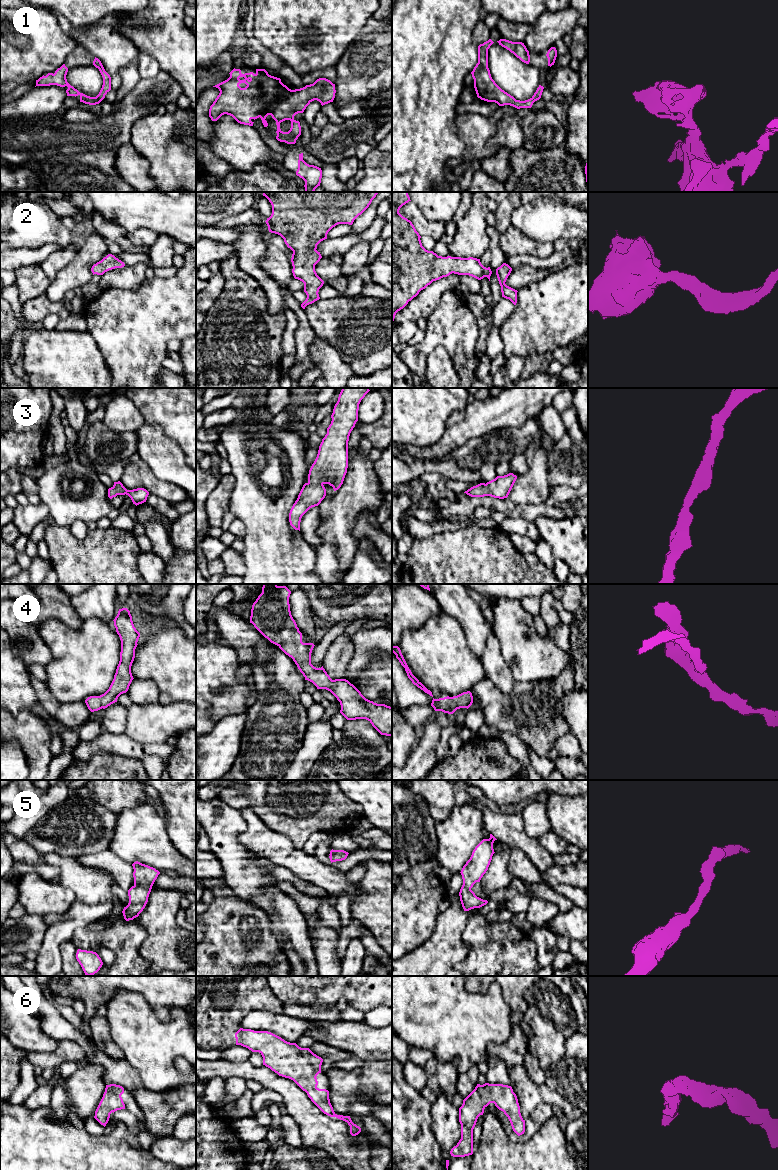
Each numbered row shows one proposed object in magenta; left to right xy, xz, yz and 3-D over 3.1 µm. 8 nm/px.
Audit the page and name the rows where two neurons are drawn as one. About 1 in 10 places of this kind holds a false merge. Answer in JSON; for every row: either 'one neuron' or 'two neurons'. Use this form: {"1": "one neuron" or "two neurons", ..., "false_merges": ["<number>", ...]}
{"1": "one neuron", "2": "one neuron", "3": "one neuron", "4": "one neuron", "5": "one neuron", "6": "one neuron", "false_merges": []}

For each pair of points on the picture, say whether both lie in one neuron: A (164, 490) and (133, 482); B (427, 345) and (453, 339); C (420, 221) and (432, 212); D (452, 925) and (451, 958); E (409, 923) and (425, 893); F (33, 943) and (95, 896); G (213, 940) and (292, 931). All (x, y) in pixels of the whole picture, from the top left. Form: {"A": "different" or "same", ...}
{"A": "same", "B": "same", "C": "different", "D": "same", "E": "same", "F": "different", "G": "different"}

